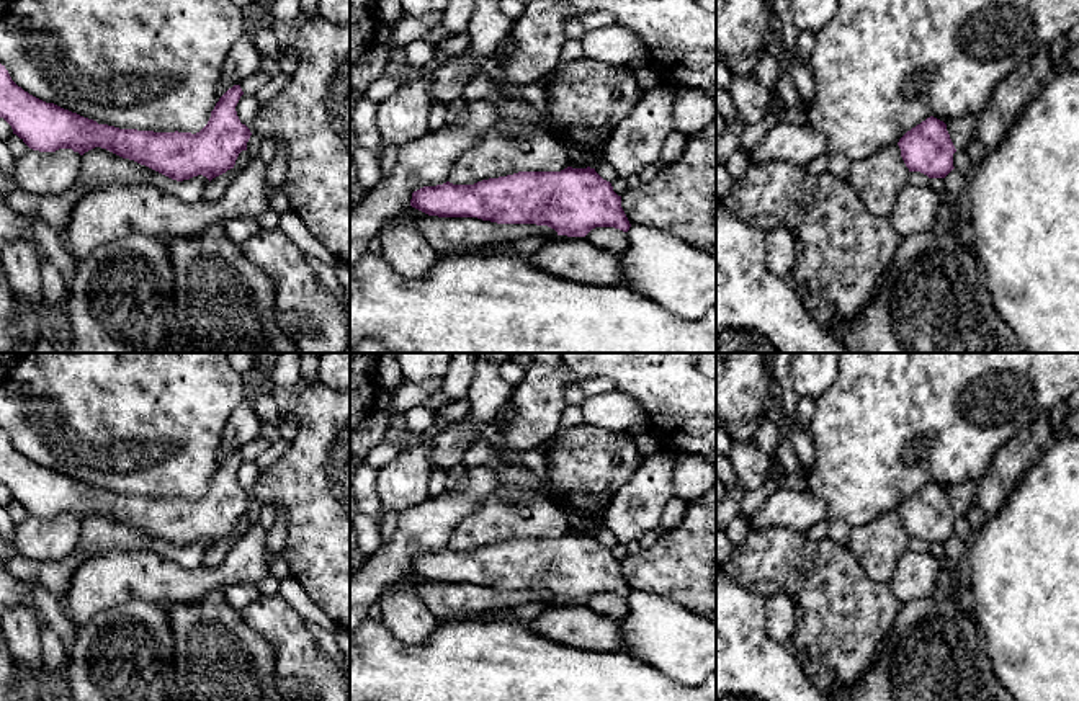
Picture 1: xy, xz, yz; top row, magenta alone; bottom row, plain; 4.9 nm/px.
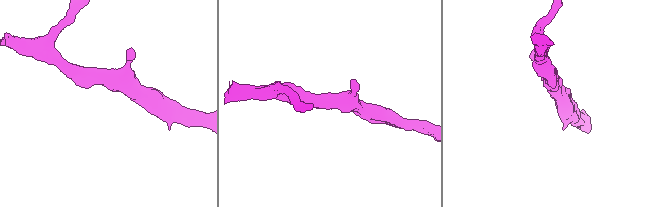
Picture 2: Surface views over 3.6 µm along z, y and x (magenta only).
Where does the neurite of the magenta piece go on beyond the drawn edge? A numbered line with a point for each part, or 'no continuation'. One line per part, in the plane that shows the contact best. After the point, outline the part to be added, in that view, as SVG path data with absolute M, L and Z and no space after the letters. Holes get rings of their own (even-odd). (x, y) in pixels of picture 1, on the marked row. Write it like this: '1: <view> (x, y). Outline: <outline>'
no continuation

